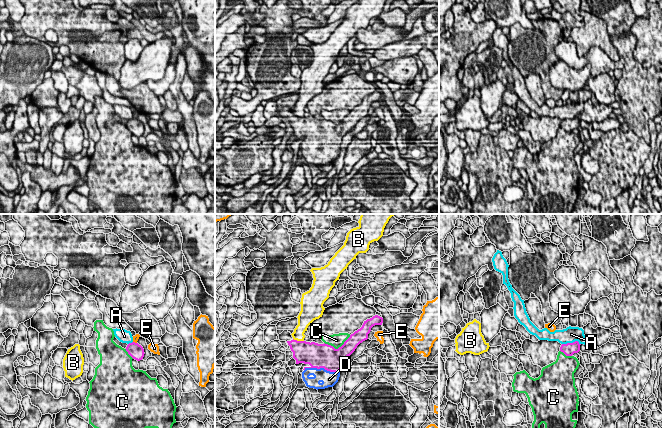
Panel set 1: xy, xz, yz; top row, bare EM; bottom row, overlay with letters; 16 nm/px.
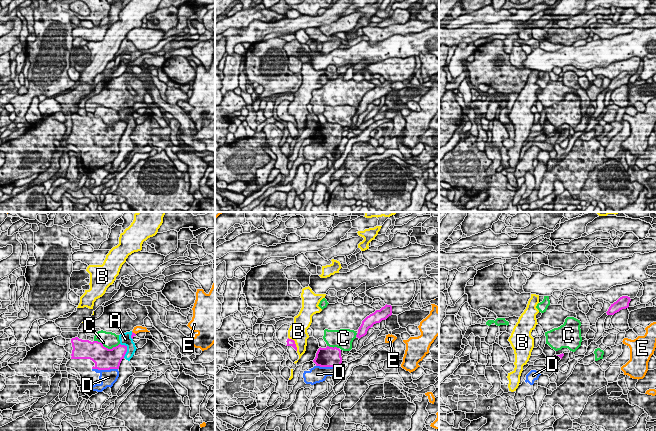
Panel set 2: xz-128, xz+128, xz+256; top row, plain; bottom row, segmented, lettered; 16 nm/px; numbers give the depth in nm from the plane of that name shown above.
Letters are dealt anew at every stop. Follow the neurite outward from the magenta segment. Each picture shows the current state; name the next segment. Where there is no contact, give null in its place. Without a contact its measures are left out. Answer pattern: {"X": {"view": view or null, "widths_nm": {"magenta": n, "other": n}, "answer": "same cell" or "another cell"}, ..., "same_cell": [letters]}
{"A": {"view": "yz", "widths_nm": {"magenta": 200, "other": 260}, "answer": "another cell"}, "B": {"view": "xz", "widths_nm": {"magenta": 360, "other": 190}, "answer": "another cell"}, "C": {"view": "xz", "widths_nm": {"magenta": 380, "other": 220}, "answer": "another cell"}, "D": {"view": "xz", "widths_nm": {"magenta": 380, "other": 240}, "answer": "same cell"}, "E": {"view": "xy", "widths_nm": {"magenta": 240, "other": 100}, "answer": "another cell"}, "same_cell": ["D"]}

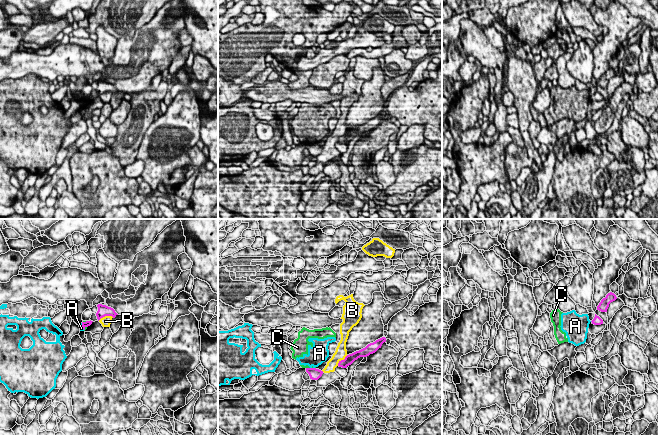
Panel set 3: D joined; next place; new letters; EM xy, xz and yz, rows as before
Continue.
{"A": {"view": "xy", "widths_nm": {"magenta": 100, "other": 60}, "answer": "another cell"}, "B": {"view": "xy", "widths_nm": {"magenta": 190, "other": 160}, "answer": "another cell"}, "C": {"view": "xy", "widths_nm": {"magenta": 100, "other": 30}, "answer": "another cell"}, "same_cell": []}

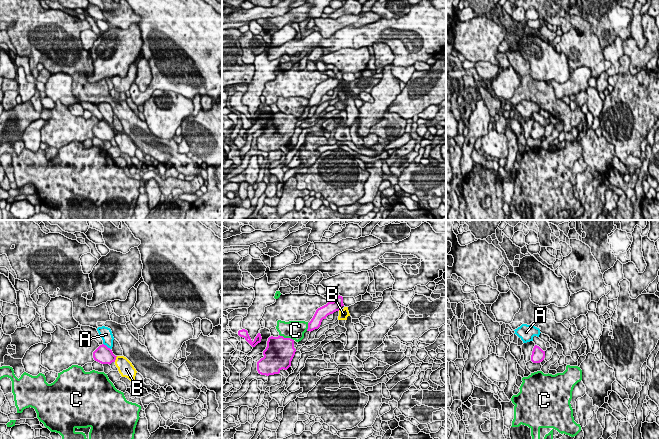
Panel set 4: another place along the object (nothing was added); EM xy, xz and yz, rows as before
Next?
{"A": {"view": "xy", "widths_nm": {"magenta": 280, "other": 190}, "answer": "another cell"}, "B": {"view": "xy", "widths_nm": {"magenta": 280, "other": 240}, "answer": "another cell"}, "C": {"view": "xz", "widths_nm": {"magenta": 460, "other": 300}, "answer": "another cell"}, "same_cell": []}

